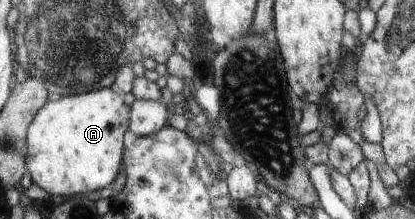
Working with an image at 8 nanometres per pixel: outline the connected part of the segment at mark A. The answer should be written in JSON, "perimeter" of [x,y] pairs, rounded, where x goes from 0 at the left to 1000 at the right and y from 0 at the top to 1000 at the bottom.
{"perimeter":[[[270,397],[116,466],[70,598],[70,785],[84,836],[118,886],[149,900],[263,858],[294,763],[294,644],[316,521],[318,489]]]}

